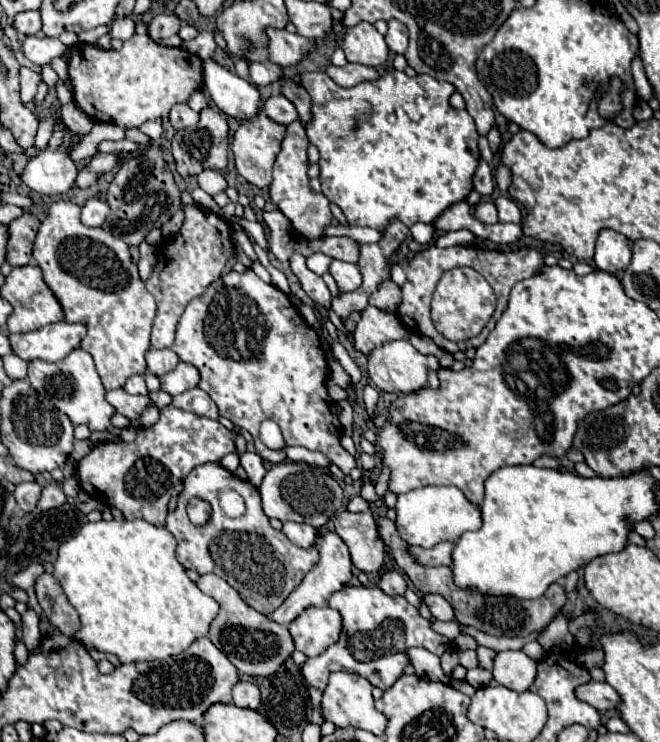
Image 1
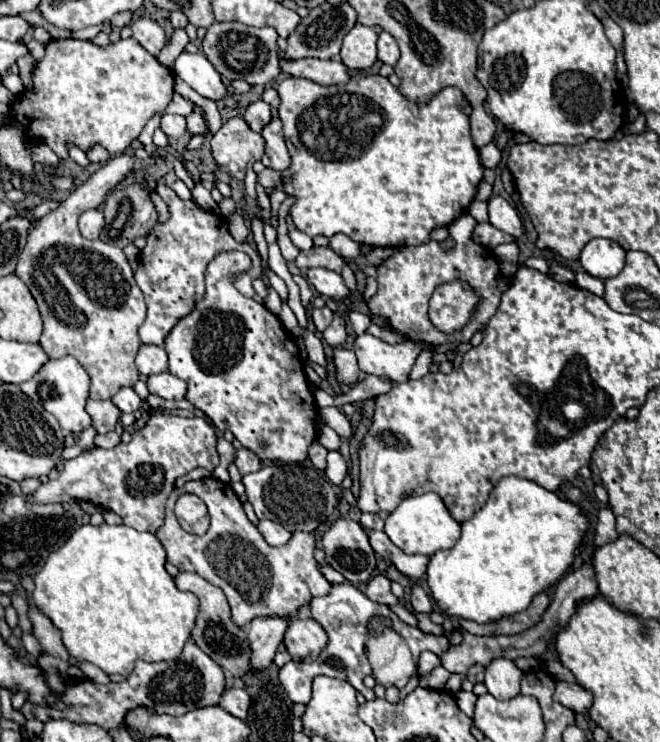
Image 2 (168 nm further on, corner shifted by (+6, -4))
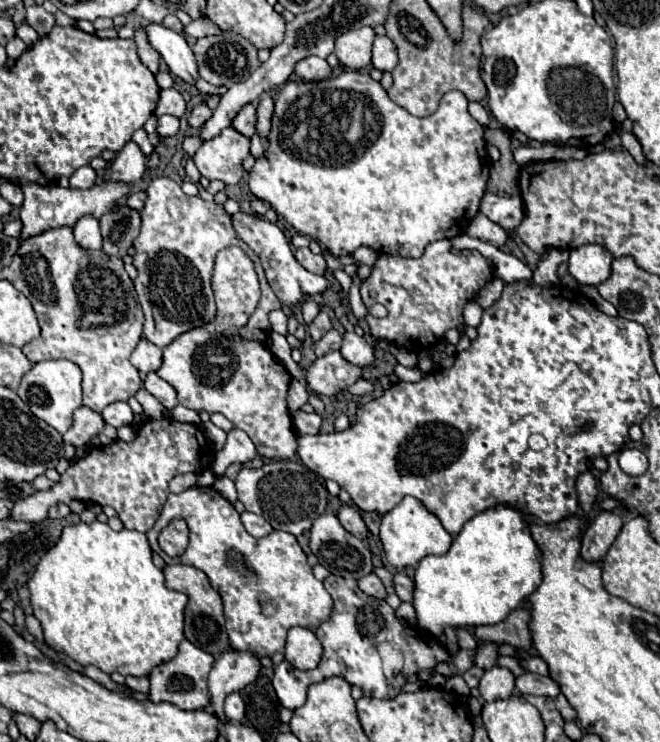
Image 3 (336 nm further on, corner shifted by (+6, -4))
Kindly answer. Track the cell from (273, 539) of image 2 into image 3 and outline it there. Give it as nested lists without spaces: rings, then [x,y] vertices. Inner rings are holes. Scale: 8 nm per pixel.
[[[252,512],[242,514],[242,524],[248,530],[248,534],[252,534],[254,538],[264,538],[264,536],[268,536],[272,532],[272,526],[262,516],[252,514]]]

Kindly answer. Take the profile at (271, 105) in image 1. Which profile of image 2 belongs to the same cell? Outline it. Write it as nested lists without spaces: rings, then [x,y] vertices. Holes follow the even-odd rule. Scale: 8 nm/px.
[[[262,100],[252,102],[252,104],[246,108],[246,112],[242,114],[242,118],[246,120],[246,124],[250,124],[250,130],[262,132],[262,128],[264,128],[264,126],[270,122],[270,118],[272,118],[270,106],[268,106],[266,102],[262,102]]]

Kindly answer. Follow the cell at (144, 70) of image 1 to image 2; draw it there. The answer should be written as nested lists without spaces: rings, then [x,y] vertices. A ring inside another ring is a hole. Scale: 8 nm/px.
[[[66,38],[66,40],[50,40],[48,46],[46,46],[46,54],[40,62],[36,62],[34,70],[32,70],[32,88],[26,88],[24,92],[20,92],[18,96],[14,96],[14,102],[10,104],[10,118],[14,118],[22,130],[24,130],[24,138],[28,142],[44,142],[46,146],[50,146],[56,156],[60,160],[68,160],[68,146],[74,144],[78,146],[82,152],[88,152],[92,150],[96,144],[104,146],[110,154],[122,154],[142,132],[142,128],[146,126],[146,122],[156,114],[156,112],[162,112],[168,102],[172,100],[172,92],[174,92],[174,74],[172,70],[164,68],[154,56],[150,56],[134,38],[126,38],[126,40],[118,40],[118,42],[110,42],[108,46],[96,46],[94,42],[88,42],[88,40],[76,40],[76,38]]]

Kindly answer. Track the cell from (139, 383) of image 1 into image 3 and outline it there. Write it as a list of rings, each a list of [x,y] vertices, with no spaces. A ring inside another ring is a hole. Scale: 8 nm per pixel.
[[[114,402],[114,404],[110,404],[110,406],[106,406],[106,408],[102,410],[102,418],[104,418],[108,424],[112,424],[114,428],[120,428],[120,426],[124,426],[124,424],[132,424],[134,412],[132,412],[132,408],[128,406],[128,402]]]

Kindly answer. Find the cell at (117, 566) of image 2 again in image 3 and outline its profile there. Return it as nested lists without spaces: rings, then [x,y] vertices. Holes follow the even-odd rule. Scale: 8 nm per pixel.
[[[94,520],[92,524],[80,522],[80,524],[74,524],[74,526],[68,526],[62,532],[58,544],[54,548],[50,548],[50,552],[46,552],[46,556],[42,556],[42,560],[38,562],[38,568],[36,568],[34,576],[30,578],[30,582],[28,582],[28,590],[30,590],[30,604],[32,604],[32,610],[34,610],[34,616],[42,624],[44,640],[52,648],[62,650],[74,662],[78,662],[82,666],[92,664],[92,666],[100,668],[106,674],[118,672],[122,676],[146,676],[150,672],[150,668],[154,668],[154,666],[158,666],[158,664],[162,664],[166,660],[172,660],[176,656],[176,652],[178,652],[178,644],[184,640],[184,608],[188,604],[188,596],[182,594],[182,592],[174,592],[174,590],[166,588],[162,570],[156,568],[154,562],[152,562],[152,550],[150,550],[146,534],[136,532],[136,530],[122,528],[120,532],[114,532],[108,524],[102,524],[98,520]]]

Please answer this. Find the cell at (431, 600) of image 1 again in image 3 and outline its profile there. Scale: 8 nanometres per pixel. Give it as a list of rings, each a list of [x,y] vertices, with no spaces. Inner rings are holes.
[[[394,574],[394,584],[396,584],[396,594],[404,602],[412,602],[414,598],[414,580],[408,578],[406,574]]]

